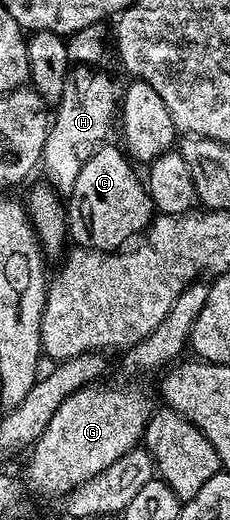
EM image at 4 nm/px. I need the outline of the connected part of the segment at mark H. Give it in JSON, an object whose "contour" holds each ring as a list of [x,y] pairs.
{"contour":[[[101,70],[82,71],[85,73],[78,80],[76,77],[71,84],[71,92],[74,92],[74,96],[72,94],[62,96],[61,103],[55,108],[57,118],[55,114],[55,119],[47,134],[46,145],[43,146],[40,167],[49,171],[50,178],[48,179],[51,181],[51,187],[58,194],[67,194],[73,189],[75,178],[79,178],[79,170],[83,170],[87,158],[91,158],[91,154],[95,154],[95,150],[110,139],[109,131],[112,128],[114,131],[115,128],[115,117],[119,112],[119,88],[113,85],[113,80],[107,73],[97,71]]]}

